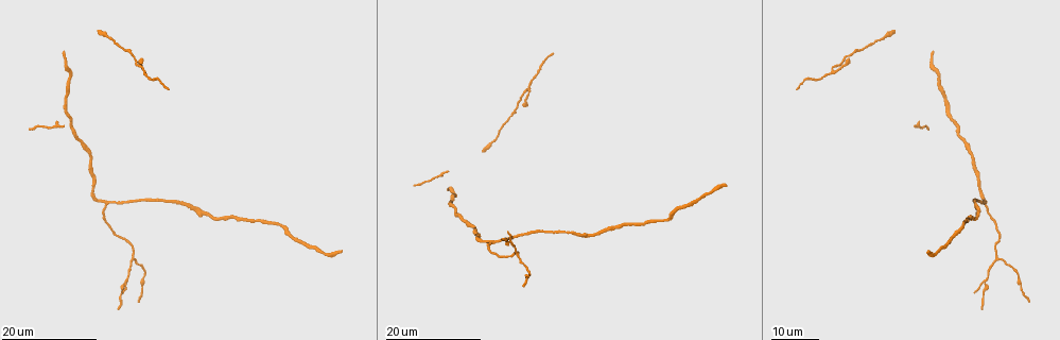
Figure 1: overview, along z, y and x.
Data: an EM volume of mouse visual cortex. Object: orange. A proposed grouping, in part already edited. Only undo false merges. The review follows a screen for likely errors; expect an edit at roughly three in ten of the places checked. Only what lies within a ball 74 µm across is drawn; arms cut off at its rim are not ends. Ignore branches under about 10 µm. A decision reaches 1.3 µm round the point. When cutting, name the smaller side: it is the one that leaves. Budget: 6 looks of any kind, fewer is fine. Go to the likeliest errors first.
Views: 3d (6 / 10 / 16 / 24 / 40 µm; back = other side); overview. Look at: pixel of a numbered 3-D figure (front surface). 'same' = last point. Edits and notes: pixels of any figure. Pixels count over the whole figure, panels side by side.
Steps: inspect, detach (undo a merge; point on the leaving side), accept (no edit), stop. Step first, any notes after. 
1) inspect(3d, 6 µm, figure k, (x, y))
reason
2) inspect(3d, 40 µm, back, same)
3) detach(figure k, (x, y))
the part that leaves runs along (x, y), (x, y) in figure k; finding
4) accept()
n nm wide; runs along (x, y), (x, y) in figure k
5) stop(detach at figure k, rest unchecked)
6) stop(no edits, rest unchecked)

inspect(3d, 16 µm, figure 1, (126, 281))
calibre changes

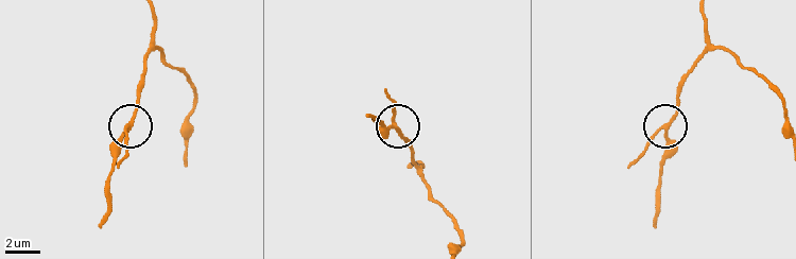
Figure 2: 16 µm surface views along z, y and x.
inspect(3d, 6 µm, figure 2, (668, 128))
zoom in

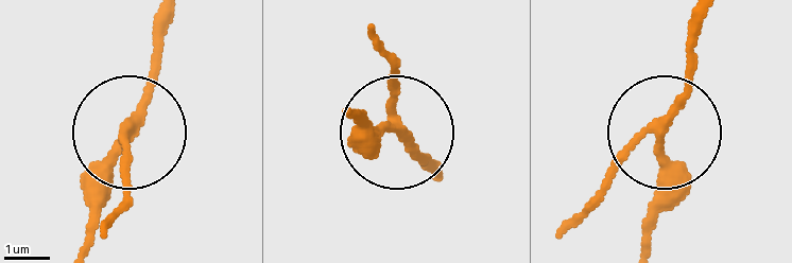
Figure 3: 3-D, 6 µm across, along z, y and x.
accept()
runs along (434, 174), (385, 125), (355, 125) in figure 3; continuous, no second neuron

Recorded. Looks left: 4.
inspect(3d, 24 µm, figure 1, (134, 260))
arms part here

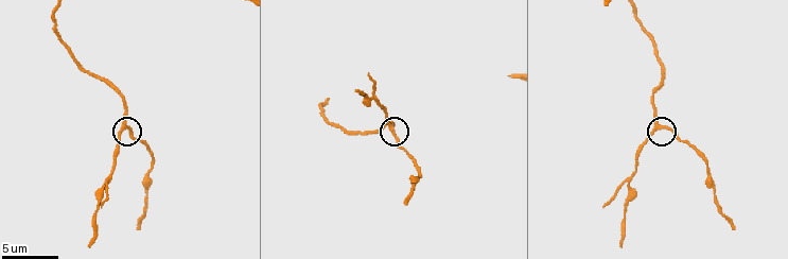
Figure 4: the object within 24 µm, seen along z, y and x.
inspect(3d, 10 µm, figure 4, (123, 128))
closer look

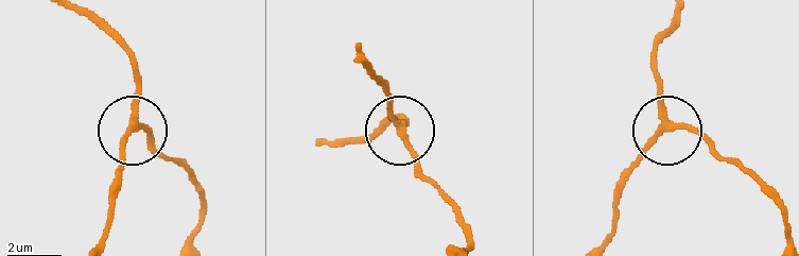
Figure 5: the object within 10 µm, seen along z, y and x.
inspect(3d, 10 µm, back, figure 5, (135, 127))

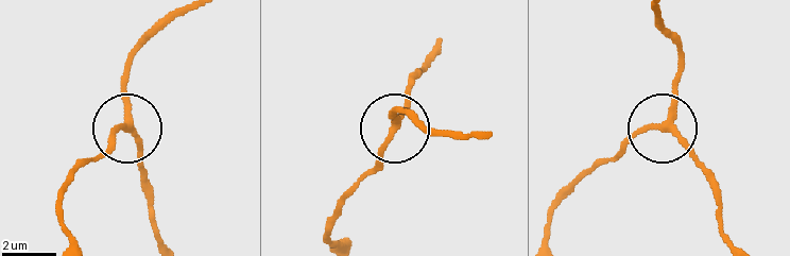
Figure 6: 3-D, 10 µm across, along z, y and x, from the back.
accept()
side arm 13 µm; runs along (657, 14), (677, 54), (677, 109), (668, 130), (709, 175) in figure 6; continuous, no second neuron

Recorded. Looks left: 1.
inspect(3d, 10 µm, figure 4, (326, 99))

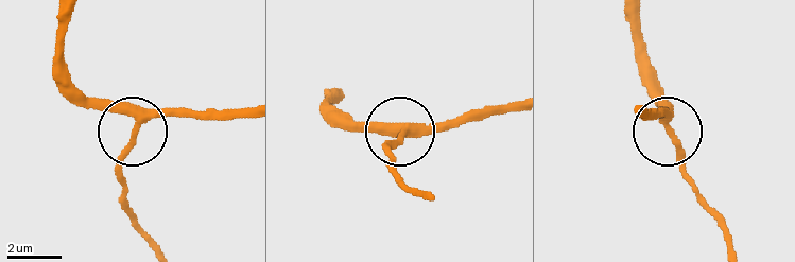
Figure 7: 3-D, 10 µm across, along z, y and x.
accept()
270 nm wide; continuous, no second neuron

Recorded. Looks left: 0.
stop(no edits, rest unchecked)

